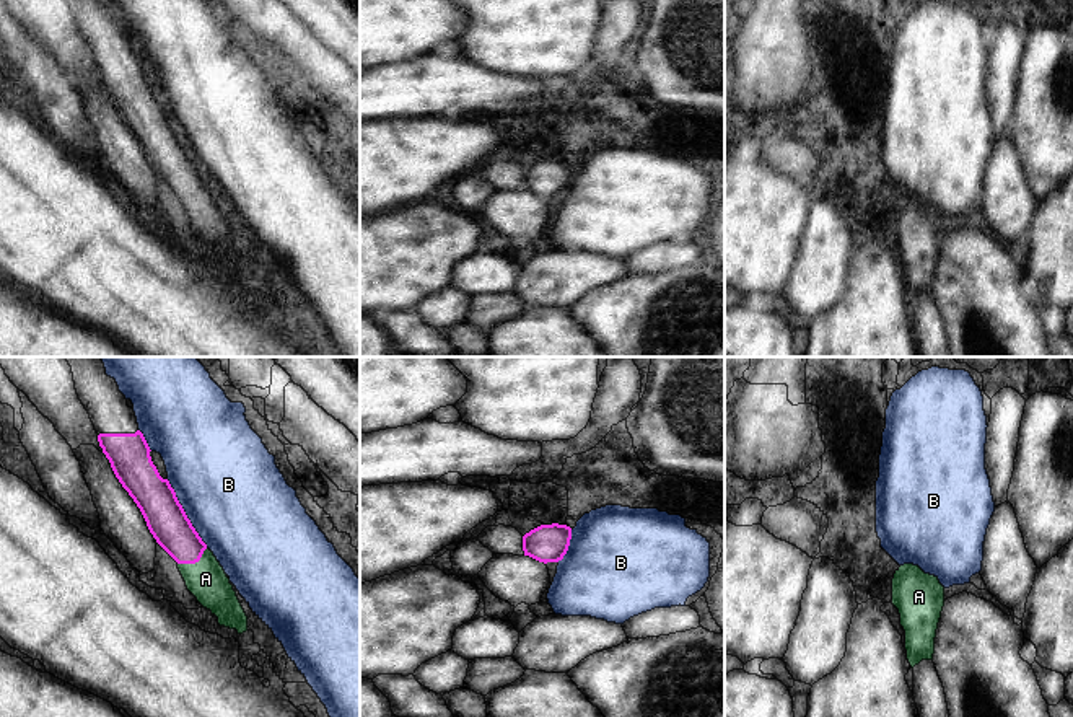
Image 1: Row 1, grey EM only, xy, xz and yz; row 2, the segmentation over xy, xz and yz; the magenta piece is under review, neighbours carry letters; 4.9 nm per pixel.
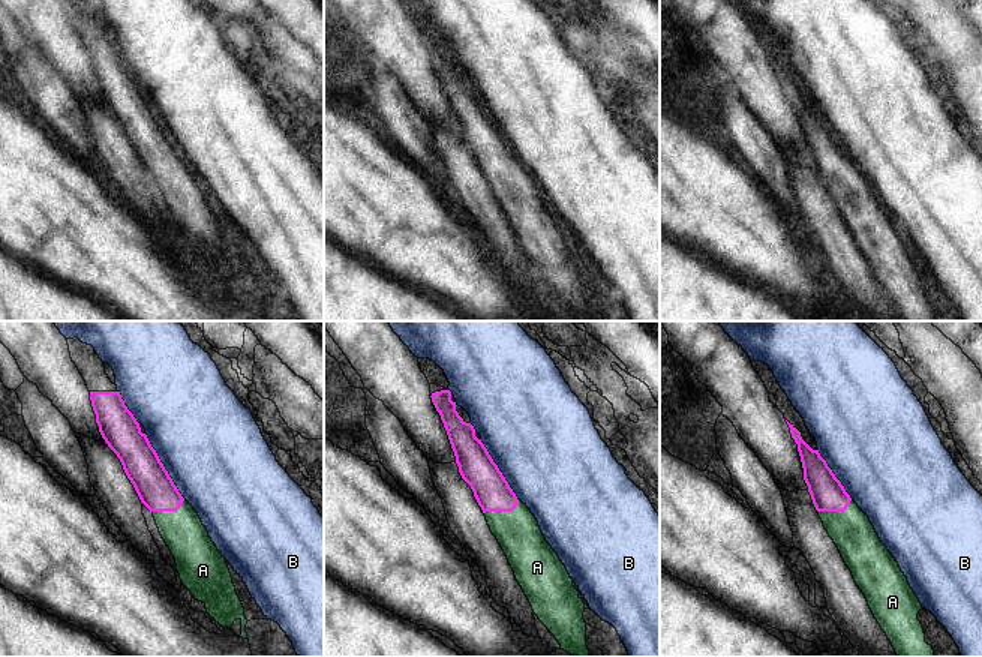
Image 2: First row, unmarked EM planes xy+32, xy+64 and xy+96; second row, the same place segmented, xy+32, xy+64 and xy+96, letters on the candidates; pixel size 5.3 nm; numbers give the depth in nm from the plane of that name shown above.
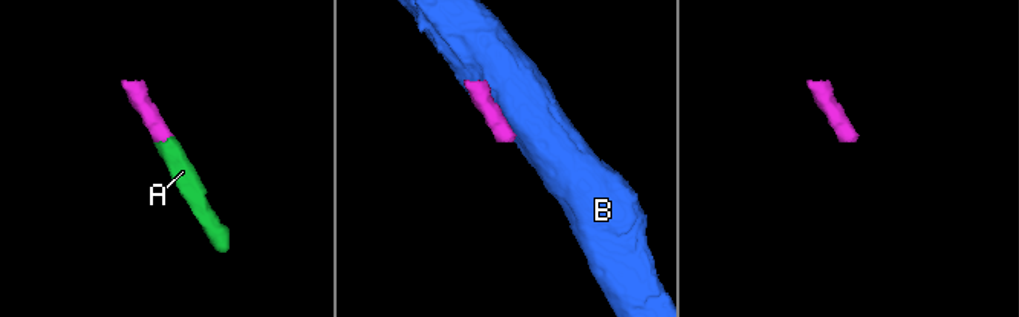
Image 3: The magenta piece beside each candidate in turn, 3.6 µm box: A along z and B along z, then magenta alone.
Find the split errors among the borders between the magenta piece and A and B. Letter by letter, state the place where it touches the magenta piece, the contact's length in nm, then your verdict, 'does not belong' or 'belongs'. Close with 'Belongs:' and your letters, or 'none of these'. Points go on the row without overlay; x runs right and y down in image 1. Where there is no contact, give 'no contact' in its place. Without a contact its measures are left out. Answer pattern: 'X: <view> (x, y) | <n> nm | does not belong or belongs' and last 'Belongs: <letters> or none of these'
A: xy (194, 197) | 170 nm | belongs
B: xy (184, 149) | 400 nm | does not belong
Belongs: A

